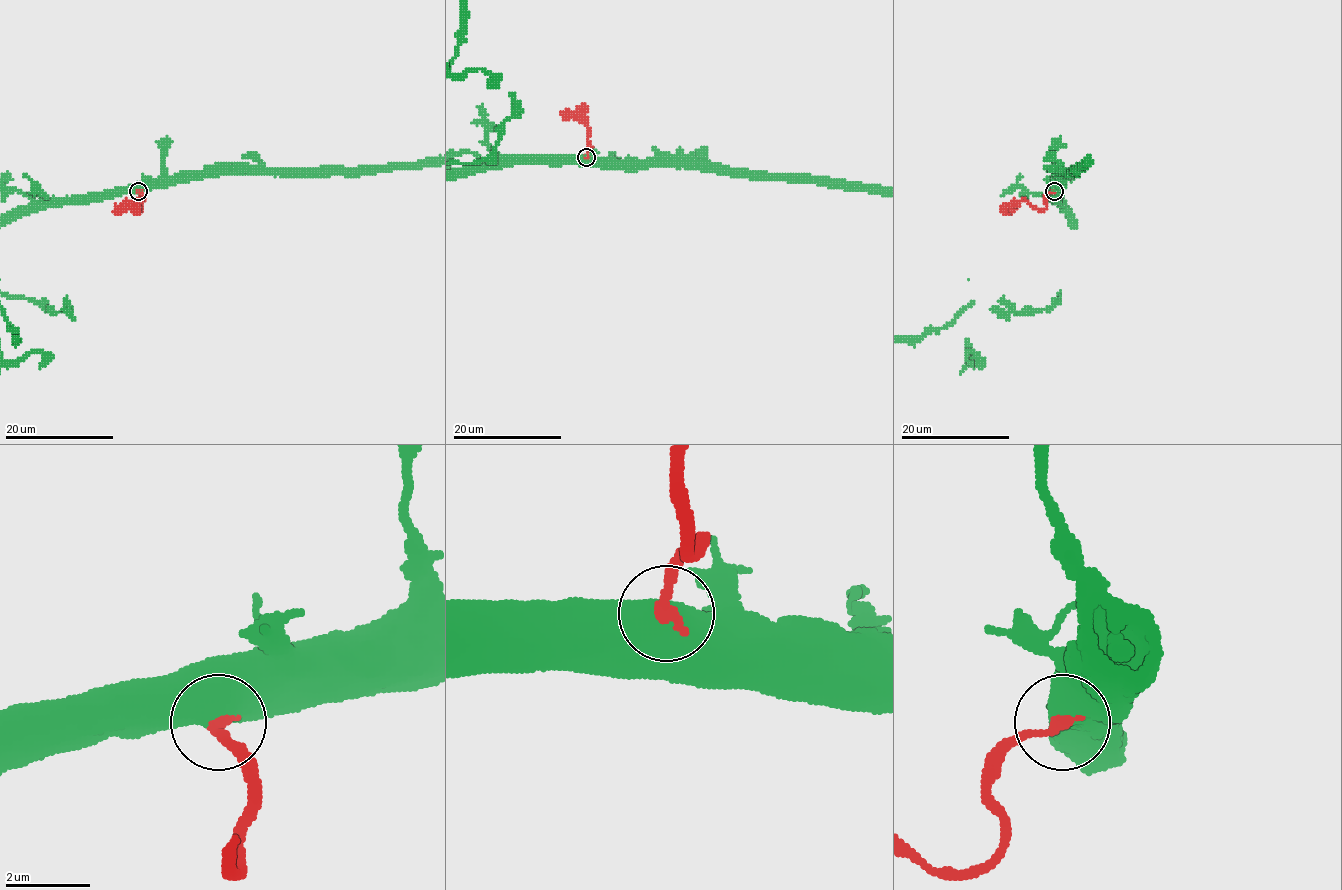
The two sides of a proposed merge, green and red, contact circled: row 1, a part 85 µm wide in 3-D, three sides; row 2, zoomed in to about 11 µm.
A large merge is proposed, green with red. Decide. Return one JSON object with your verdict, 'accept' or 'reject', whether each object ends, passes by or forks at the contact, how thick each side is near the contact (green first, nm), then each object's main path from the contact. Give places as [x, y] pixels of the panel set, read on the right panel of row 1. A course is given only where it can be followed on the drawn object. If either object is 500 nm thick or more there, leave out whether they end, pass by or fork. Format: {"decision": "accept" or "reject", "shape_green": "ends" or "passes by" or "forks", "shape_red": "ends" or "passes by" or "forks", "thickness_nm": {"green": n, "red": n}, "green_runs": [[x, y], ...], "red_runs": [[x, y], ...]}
{"decision": "accept", "thickness_nm": {"green": 750, "red": 300}, "red_runs": [[1054, 191], [1044, 199], [1043, 209], [1036, 209], [1021, 200], [1011, 212]]}

